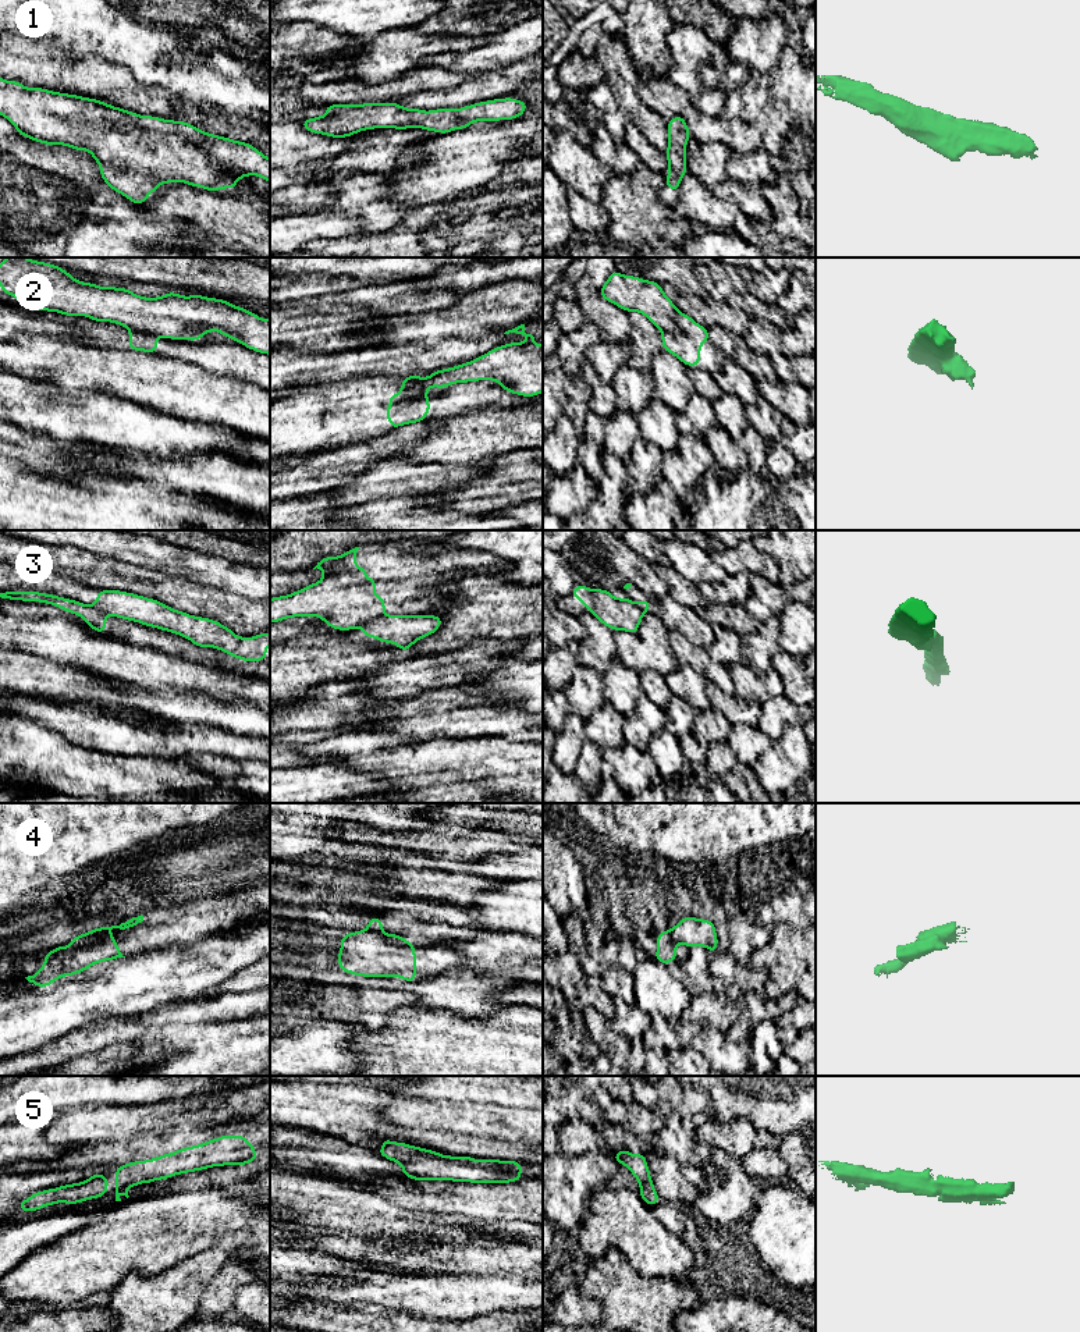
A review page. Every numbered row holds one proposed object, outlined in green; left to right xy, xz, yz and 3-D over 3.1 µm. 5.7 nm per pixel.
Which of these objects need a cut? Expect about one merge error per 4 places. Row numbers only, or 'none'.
3, 4

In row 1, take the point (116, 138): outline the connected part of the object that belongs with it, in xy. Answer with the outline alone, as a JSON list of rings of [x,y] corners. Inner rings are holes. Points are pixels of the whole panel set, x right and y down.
[[[0,78],[0,116],[6,117],[18,134],[45,145],[63,145],[89,152],[100,166],[100,177],[114,191],[135,205],[145,203],[161,184],[186,182],[203,191],[234,189],[242,177],[257,175],[270,182],[270,159],[251,143],[207,134],[189,122],[139,116],[102,100],[51,92],[43,88],[25,88],[21,82]]]

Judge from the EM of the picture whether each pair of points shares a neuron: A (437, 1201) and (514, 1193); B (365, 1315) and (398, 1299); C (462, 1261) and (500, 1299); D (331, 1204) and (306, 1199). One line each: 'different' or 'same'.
A: same
B: different
C: different
D: same

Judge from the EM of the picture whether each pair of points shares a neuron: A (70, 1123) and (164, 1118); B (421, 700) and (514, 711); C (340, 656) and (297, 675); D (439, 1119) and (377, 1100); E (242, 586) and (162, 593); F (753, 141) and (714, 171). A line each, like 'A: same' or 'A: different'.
A: same
B: same
C: same
D: different
E: different
F: same

